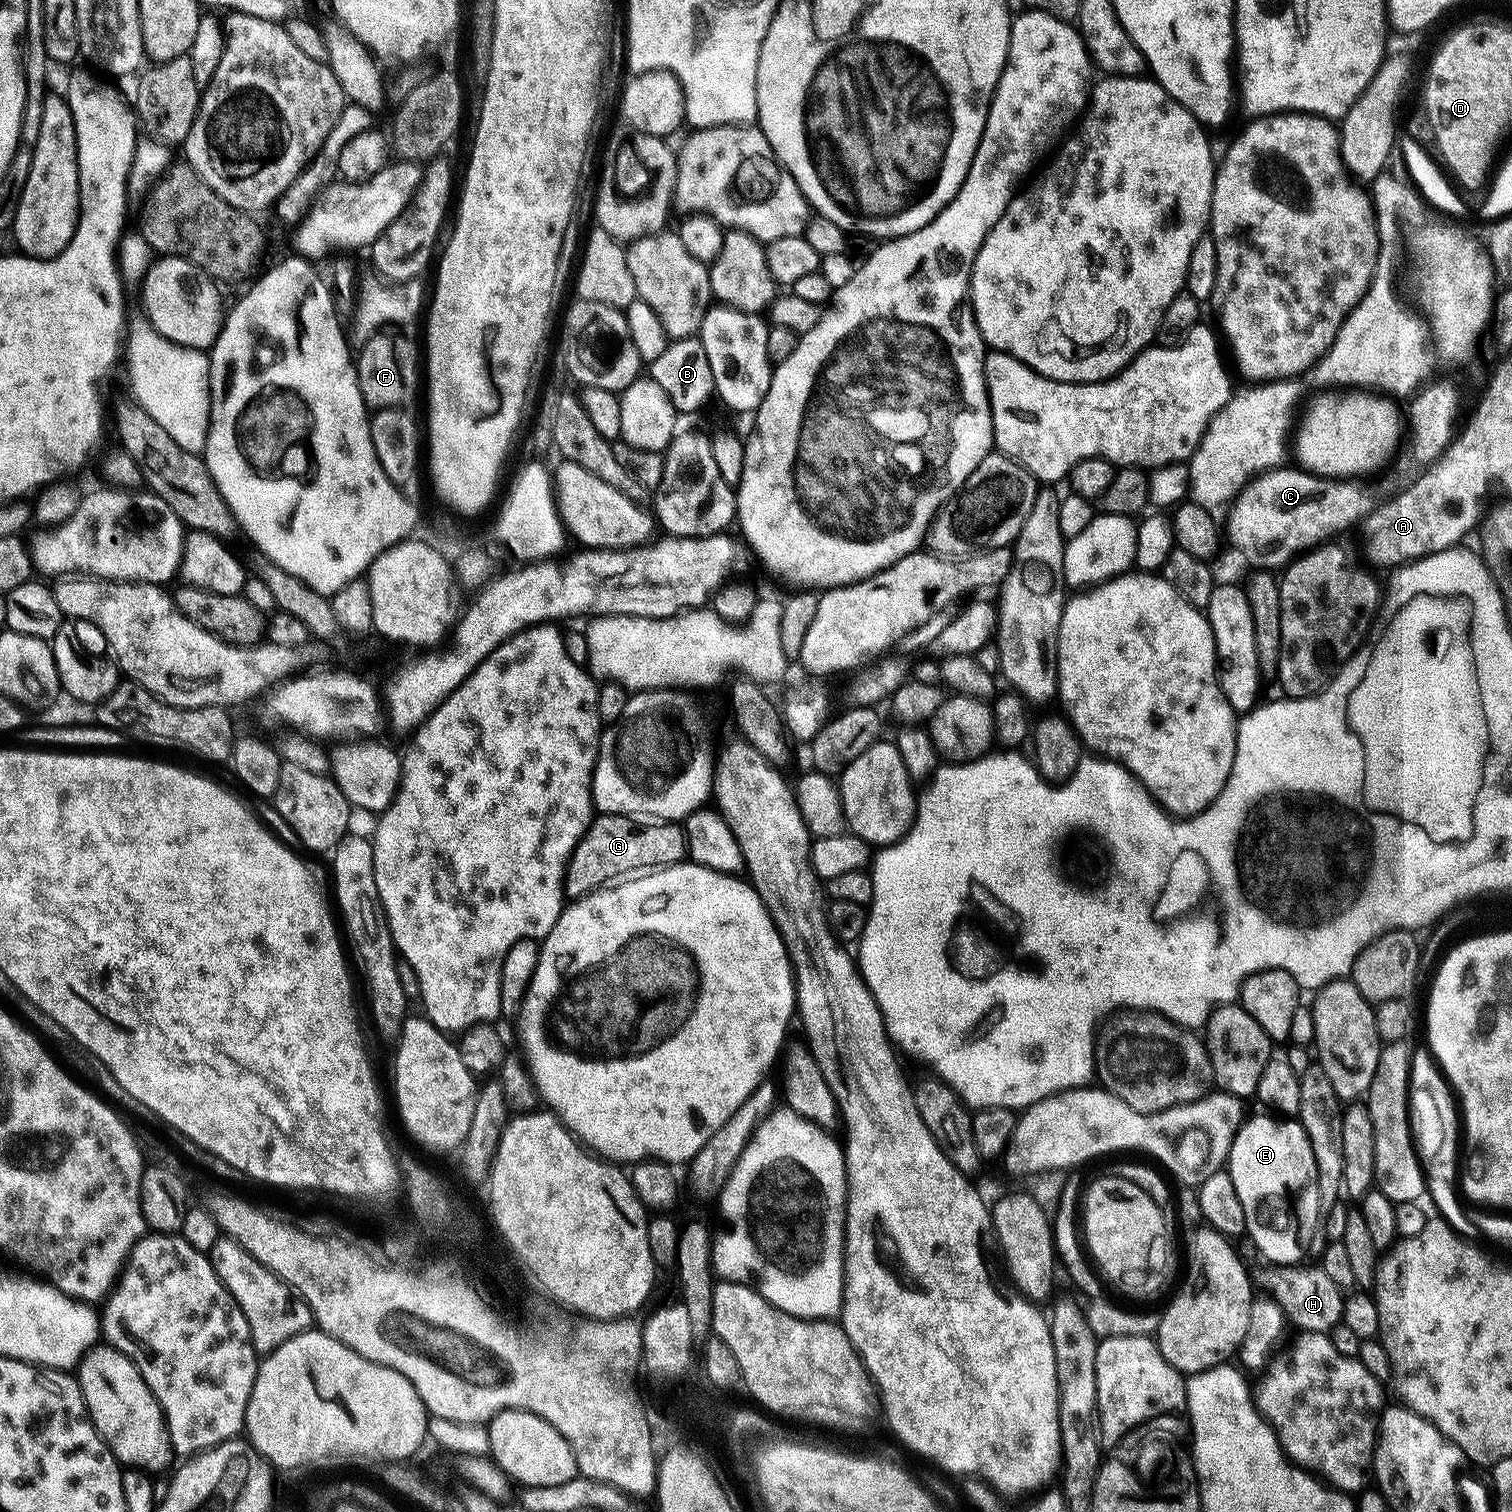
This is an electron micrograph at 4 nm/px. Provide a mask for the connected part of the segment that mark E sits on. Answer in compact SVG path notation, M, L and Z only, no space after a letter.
M1264 1114L1268 1116L1252 1116L1249 1115L1247 1119L1240 1125L1240 1129L1236 1131L1234 1142L1228 1151L1228 1159L1226 1161L1226 1170L1230 1174L1230 1178L1234 1182L1234 1190L1238 1194L1238 1202L1242 1202L1242 1210L1246 1214L1246 1236L1247 1239L1254 1242L1257 1253L1261 1257L1264 1256L1269 1260L1269 1265L1299 1265L1300 1260L1309 1251L1312 1243L1312 1235L1318 1231L1319 1210L1318 1210L1318 1166L1315 1164L1314 1151L1311 1150L1310 1138L1307 1137L1306 1130L1300 1124L1299 1119L1296 1118L1277 1118L1272 1114Z

